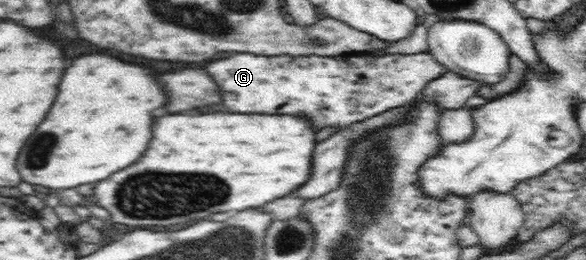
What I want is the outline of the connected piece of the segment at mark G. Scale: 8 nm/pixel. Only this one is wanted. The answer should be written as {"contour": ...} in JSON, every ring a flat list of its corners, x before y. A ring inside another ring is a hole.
{"contour":[[429,49,377,57,346,54,272,58,240,52,208,62,202,70,216,78,216,86,224,94,224,110,240,114,304,114,316,132,324,128,340,131,391,109,404,108,419,97,430,81,447,71]]}

